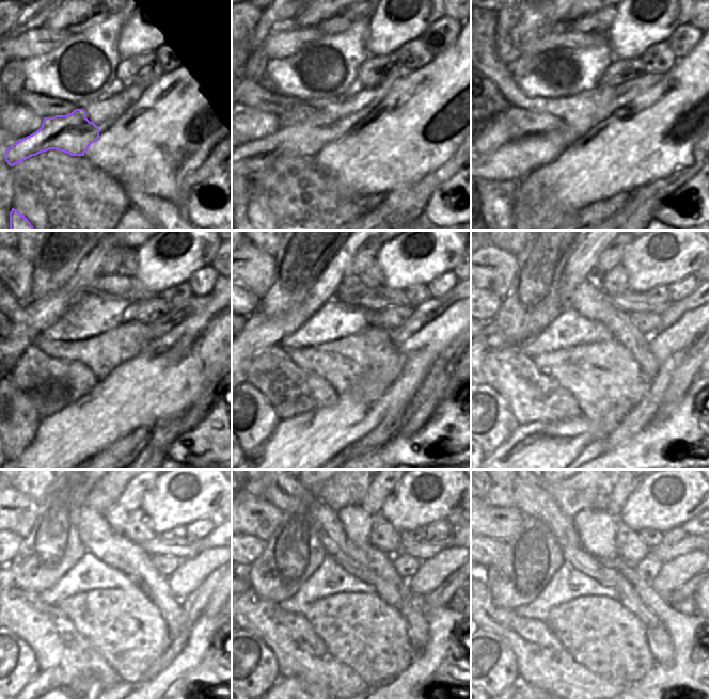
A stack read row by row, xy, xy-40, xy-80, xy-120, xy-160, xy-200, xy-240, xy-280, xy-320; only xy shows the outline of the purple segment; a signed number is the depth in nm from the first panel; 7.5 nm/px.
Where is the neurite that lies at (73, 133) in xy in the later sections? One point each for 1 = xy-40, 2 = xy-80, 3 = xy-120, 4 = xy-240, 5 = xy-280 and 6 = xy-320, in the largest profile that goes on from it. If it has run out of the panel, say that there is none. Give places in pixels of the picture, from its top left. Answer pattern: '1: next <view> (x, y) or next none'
1: next xy-40 (306, 139)
2: next xy-80 (493, 176)
3: next xy-120 (14, 418)
4: next xy-240 (14, 666)
5: next xy-280 (253, 668)
6: next xy-320 (492, 668)

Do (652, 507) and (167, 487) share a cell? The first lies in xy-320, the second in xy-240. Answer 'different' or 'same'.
same

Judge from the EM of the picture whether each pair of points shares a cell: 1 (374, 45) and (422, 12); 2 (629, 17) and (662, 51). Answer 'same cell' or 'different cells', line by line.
1: same cell
2: different cells

